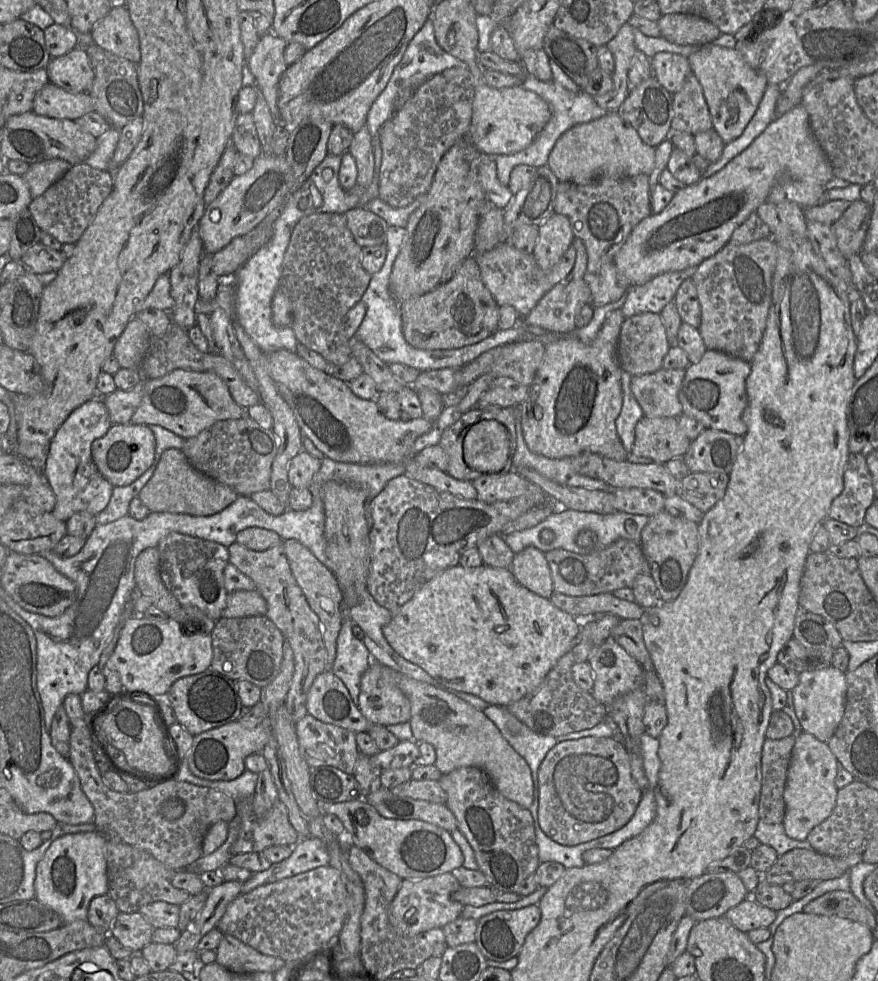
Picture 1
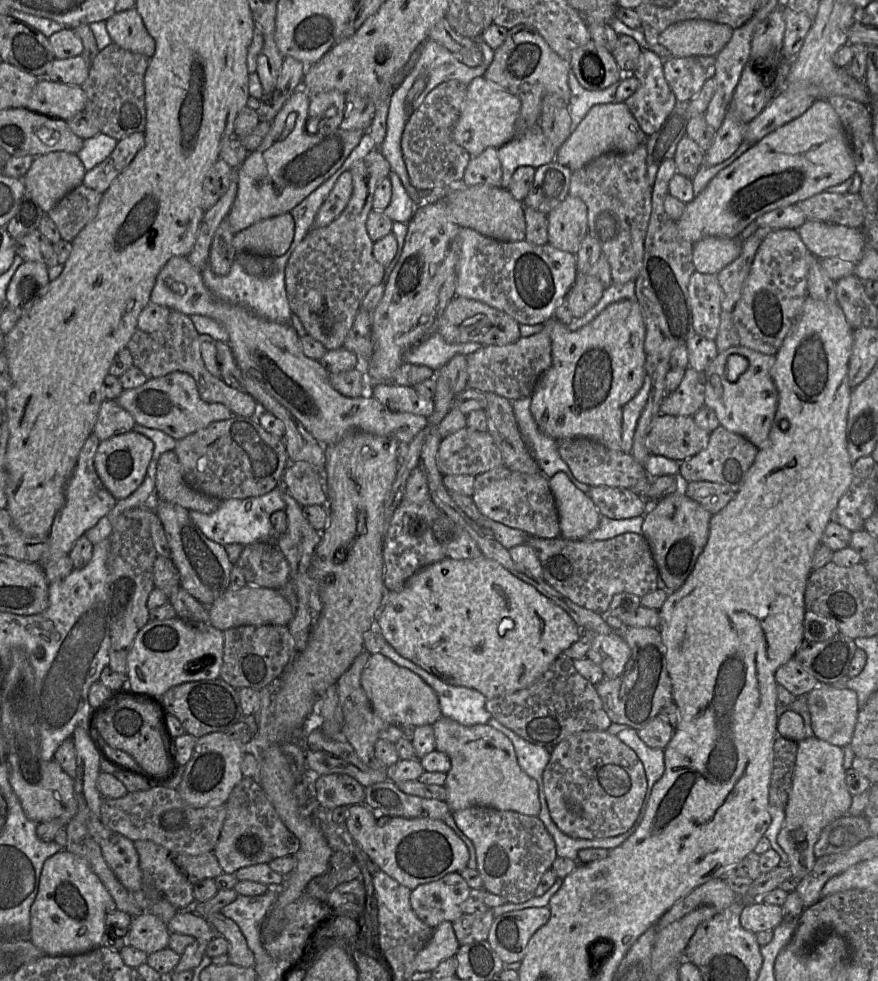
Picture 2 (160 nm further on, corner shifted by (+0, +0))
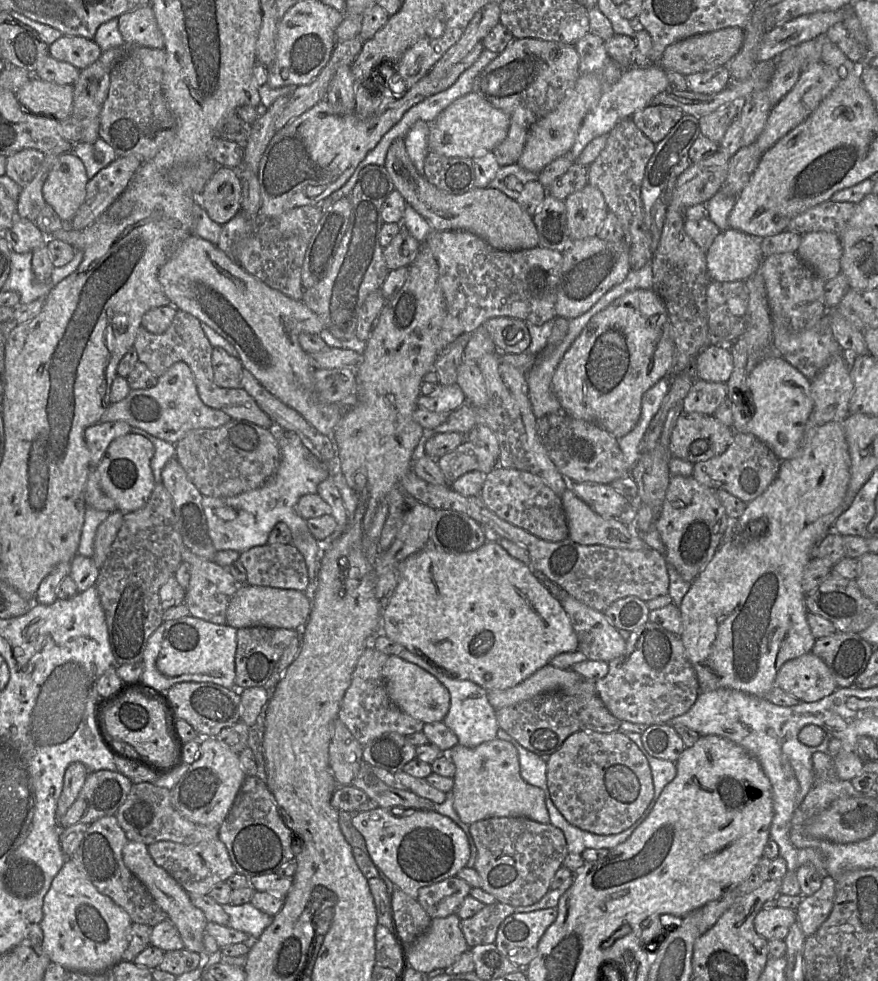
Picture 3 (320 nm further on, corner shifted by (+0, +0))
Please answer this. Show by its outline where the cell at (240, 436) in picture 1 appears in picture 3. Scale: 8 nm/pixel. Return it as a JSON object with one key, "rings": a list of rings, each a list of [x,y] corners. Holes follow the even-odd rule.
{"rings":[[[231,419],[218,428],[201,428],[189,432],[176,444],[176,458],[203,496],[219,498],[233,497],[263,486],[276,474],[281,462],[281,452],[270,429],[247,420]]]}

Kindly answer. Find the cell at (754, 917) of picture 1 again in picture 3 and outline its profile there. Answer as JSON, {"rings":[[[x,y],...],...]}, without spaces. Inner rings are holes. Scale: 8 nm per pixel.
{"rings":[[[773,907],[761,909],[754,919],[756,932],[767,940],[783,940],[790,927],[797,922],[796,910]]]}

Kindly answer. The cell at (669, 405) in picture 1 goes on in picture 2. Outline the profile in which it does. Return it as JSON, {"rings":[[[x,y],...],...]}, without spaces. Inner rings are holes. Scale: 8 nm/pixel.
{"rings":[[[688,367],[678,388],[663,398],[661,414],[693,416],[704,407],[705,384],[704,372]]]}

